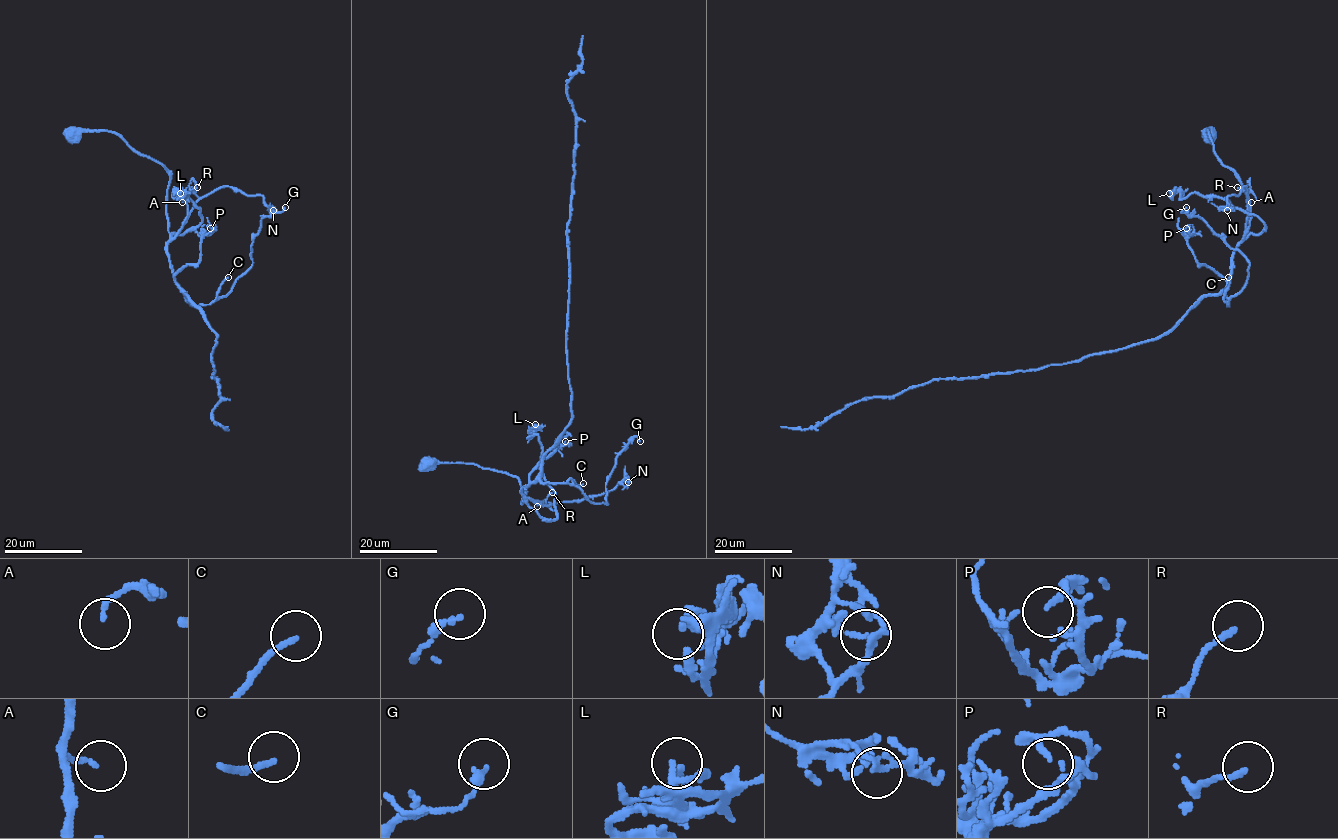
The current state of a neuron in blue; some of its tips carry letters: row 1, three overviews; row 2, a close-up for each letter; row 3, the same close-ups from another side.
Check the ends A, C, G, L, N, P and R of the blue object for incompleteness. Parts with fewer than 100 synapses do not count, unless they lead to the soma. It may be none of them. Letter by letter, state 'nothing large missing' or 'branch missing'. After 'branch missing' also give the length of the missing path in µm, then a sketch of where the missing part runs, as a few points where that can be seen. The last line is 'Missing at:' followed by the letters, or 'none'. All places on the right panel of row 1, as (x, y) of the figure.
A: nothing large missing
C: nothing large missing
G: nothing large missing
L: nothing large missing
N: nothing large missing
P: nothing large missing
R: nothing large missing
Missing at: none

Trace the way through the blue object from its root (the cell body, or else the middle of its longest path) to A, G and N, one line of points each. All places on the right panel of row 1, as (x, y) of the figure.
A: (1209, 135), (1214, 136), (1208, 130), (1217, 157), (1234, 173), (1248, 200), (1243, 238), (1247, 201), (1251, 202)
G: (1209, 135), (1249, 205), (1225, 292), (1228, 305), (1246, 282), (1249, 260), (1201, 218), (1183, 213), (1186, 207)
N: (1209, 135), (1248, 200), (1244, 238), (1251, 218), (1245, 186), (1227, 197), (1227, 210)

